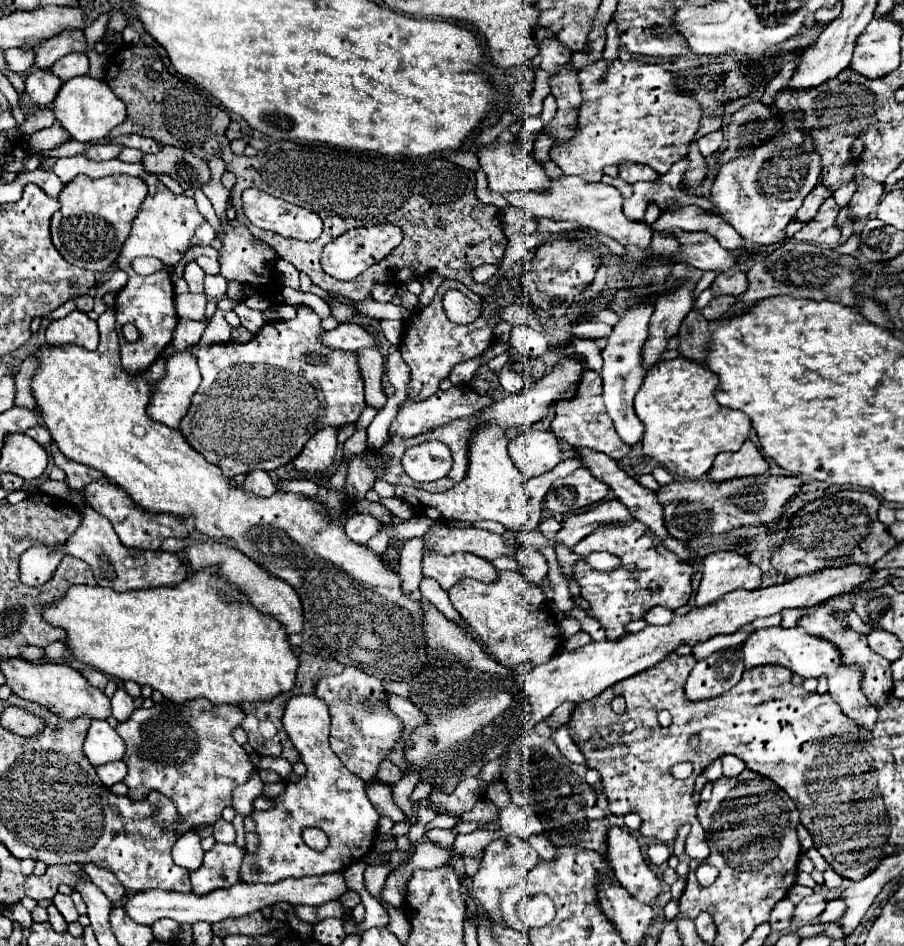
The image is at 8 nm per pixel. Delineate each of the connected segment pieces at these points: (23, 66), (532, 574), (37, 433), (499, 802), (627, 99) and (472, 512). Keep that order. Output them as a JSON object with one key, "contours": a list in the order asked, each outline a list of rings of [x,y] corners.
{"contours":[[[[7,49],[5,51],[5,61],[9,71],[15,73],[27,73],[33,69],[33,49]]],[[[521,547],[517,551],[517,561],[519,561],[523,577],[529,583],[539,585],[543,577],[547,575],[547,559],[535,547]]],[[[37,425],[37,427],[29,429],[27,435],[29,435],[31,439],[35,439],[41,447],[47,447],[47,445],[51,443],[51,435],[49,435],[49,431],[47,431],[43,425]]],[[[494,780],[488,787],[485,792],[485,797],[492,801],[499,811],[510,803],[509,793],[502,782]]],[[[595,61],[579,73],[583,105],[579,109],[579,129],[577,135],[563,143],[553,143],[549,157],[555,161],[565,175],[579,175],[589,183],[599,183],[603,177],[605,165],[619,165],[621,161],[635,161],[653,167],[659,175],[665,175],[673,163],[685,159],[689,143],[699,129],[703,109],[695,97],[681,93],[675,85],[675,73],[665,71],[661,65],[645,65],[643,61],[613,61],[611,67],[605,67],[605,61]]],[[[487,425],[485,429],[477,429],[473,433],[473,441],[469,443],[469,471],[463,481],[459,481],[455,487],[443,491],[443,493],[429,493],[423,489],[415,487],[395,487],[397,497],[405,499],[417,515],[429,517],[439,521],[481,521],[481,519],[491,519],[501,523],[505,529],[511,531],[527,531],[535,529],[541,521],[541,503],[551,489],[553,481],[559,477],[567,477],[575,469],[581,467],[579,457],[571,457],[563,463],[559,463],[555,469],[549,473],[525,483],[517,467],[507,455],[507,439],[505,433],[497,425]]]]}

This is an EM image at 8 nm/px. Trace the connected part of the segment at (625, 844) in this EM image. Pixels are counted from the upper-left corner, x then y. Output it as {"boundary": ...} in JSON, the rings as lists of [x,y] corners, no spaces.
{"boundary":[[[609,829],[607,859],[615,869],[619,883],[641,903],[651,903],[661,893],[661,881],[643,859],[637,839],[625,829]]]}

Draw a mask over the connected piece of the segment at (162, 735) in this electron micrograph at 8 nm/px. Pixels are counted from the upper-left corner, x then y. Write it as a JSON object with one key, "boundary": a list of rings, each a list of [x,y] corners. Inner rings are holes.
{"boundary":[[[191,699],[185,701],[185,705],[165,701],[163,705],[153,705],[151,709],[137,709],[127,721],[119,723],[117,727],[117,733],[127,741],[127,745],[133,745],[133,753],[129,751],[123,757],[129,769],[127,777],[123,779],[123,783],[129,787],[129,797],[137,801],[145,799],[153,789],[161,789],[161,793],[169,797],[181,813],[181,833],[187,833],[199,825],[213,825],[215,821],[219,821],[221,811],[231,805],[231,791],[239,783],[245,783],[253,771],[247,753],[231,737],[231,731],[241,725],[243,717],[245,713],[241,713],[239,707],[213,705],[207,699]]]}

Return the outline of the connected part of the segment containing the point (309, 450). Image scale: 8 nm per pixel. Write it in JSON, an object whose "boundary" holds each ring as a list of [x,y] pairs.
{"boundary":[[[325,427],[321,433],[315,433],[305,449],[293,459],[295,467],[305,475],[321,475],[333,463],[333,455],[337,451],[337,429]]]}

